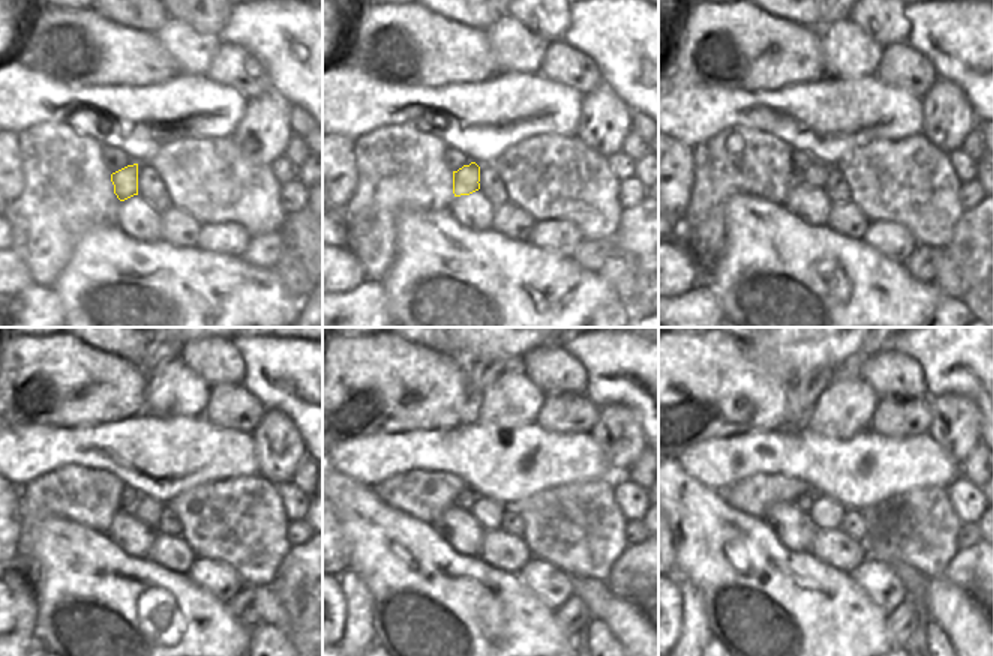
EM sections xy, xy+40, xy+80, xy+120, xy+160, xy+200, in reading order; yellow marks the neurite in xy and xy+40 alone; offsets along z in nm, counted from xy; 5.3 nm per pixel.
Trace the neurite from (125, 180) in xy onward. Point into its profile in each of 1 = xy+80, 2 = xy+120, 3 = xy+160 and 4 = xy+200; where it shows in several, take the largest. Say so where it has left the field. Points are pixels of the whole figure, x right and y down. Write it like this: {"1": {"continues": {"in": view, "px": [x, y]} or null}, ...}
{"1": {"continues": {"in": "xy+80", "px": [816, 174]}}, "2": {"continues": {"in": "xy+120", "px": [149, 511]}}, "3": {"continues": {"in": "xy+160", "px": [488, 512]}}, "4": {"continues": {"in": "xy+200", "px": [827, 514]}}}

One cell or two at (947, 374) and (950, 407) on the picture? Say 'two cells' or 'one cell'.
two cells

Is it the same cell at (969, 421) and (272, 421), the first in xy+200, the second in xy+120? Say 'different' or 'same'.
same

